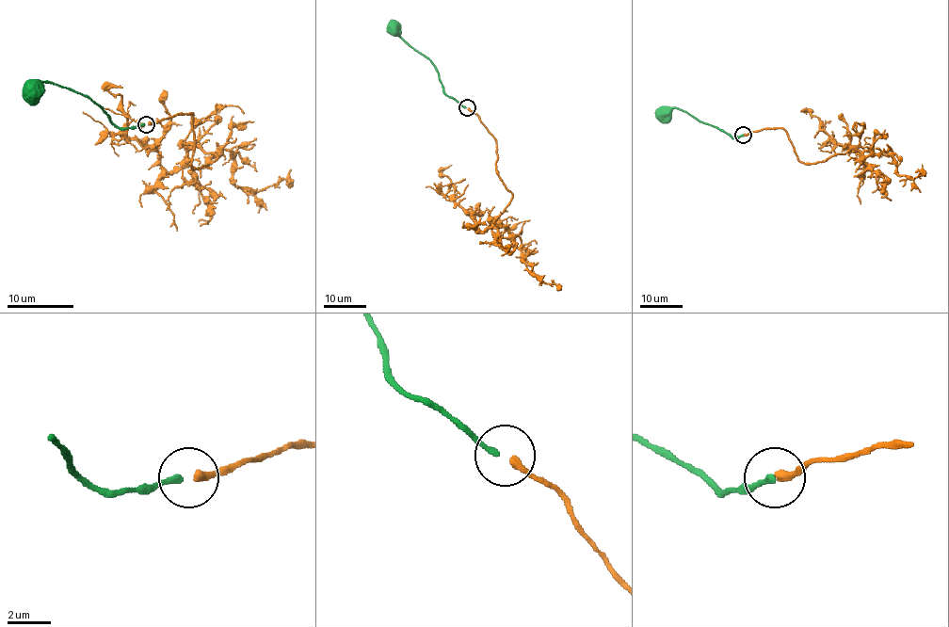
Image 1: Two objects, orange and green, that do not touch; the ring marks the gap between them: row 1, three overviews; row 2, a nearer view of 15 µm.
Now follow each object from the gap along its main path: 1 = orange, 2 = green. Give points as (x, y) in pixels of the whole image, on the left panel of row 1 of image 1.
1: (148, 123), (193, 114), (191, 167), (216, 158), (191, 145), (165, 168), (127, 135), (107, 88), (121, 88)
2: (145, 123), (119, 128), (97, 104), (82, 94), (51, 82), (38, 82), (31, 88), (32, 94)

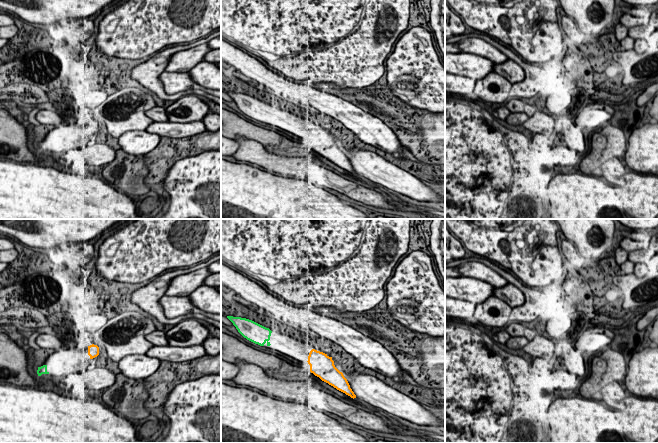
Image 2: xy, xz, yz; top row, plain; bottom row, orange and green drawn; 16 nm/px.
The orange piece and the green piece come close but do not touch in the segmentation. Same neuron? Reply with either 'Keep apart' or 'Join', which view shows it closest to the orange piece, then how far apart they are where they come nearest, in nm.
Join. Closest in xz. Distance 650 nm

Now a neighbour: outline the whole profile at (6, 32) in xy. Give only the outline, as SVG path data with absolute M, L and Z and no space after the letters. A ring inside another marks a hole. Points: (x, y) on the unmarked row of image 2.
M13 24L10 26L0 27L0 38L10 39L18 33L18 28Z

